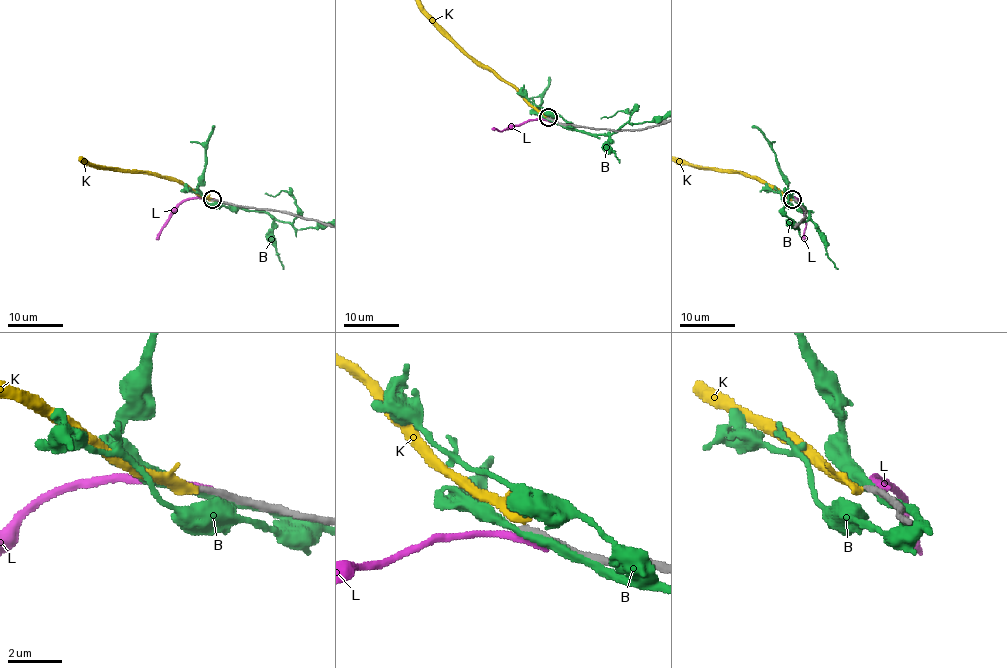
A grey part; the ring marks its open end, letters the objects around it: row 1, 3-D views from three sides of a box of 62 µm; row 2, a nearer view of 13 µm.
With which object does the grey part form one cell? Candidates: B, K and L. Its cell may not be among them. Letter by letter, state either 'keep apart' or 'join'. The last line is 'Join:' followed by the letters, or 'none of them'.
B: keep apart
K: keep apart
L: keep apart
Join: none of them

